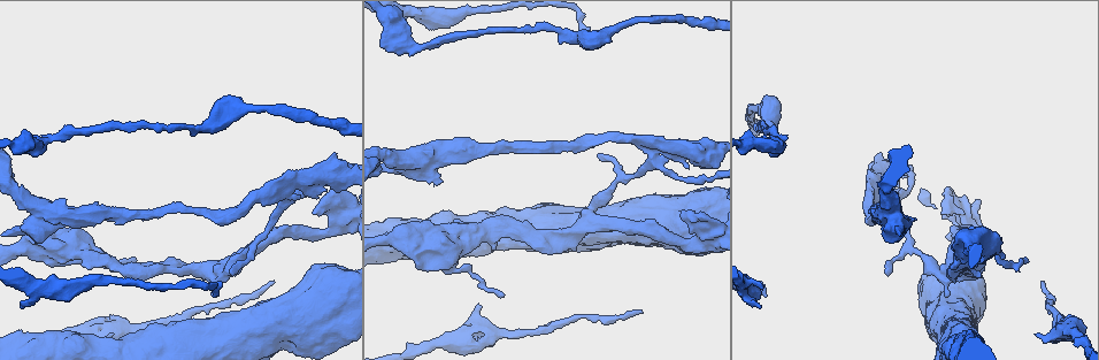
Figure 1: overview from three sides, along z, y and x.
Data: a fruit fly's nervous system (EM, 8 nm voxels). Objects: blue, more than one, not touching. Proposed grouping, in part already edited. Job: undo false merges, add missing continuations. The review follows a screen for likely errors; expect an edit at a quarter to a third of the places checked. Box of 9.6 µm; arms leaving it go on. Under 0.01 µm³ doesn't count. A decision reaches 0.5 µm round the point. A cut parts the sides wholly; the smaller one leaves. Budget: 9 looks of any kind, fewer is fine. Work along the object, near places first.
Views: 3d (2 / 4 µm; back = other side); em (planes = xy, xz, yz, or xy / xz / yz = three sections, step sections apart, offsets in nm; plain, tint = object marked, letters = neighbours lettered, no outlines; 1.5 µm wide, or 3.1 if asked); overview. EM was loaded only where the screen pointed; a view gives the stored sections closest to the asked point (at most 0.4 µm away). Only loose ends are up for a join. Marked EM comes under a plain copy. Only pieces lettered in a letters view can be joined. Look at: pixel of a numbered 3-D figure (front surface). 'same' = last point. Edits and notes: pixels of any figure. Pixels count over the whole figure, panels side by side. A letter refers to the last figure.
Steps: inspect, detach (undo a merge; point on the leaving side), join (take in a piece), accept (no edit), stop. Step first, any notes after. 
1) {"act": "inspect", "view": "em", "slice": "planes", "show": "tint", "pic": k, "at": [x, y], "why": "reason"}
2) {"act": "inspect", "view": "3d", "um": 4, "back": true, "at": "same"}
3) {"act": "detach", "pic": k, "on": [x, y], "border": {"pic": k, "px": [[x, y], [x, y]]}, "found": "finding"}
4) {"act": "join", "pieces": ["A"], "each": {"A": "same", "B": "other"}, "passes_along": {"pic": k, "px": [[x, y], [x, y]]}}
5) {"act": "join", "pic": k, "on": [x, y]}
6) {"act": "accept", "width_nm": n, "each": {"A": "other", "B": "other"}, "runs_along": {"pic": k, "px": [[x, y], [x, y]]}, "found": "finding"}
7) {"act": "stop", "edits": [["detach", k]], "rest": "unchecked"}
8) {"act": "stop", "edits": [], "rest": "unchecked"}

{"act": "inspect", "view": "em", "slice": "planes", "show": "letters", "pic": 1, "at": [211, 295], "why": "an open end"}

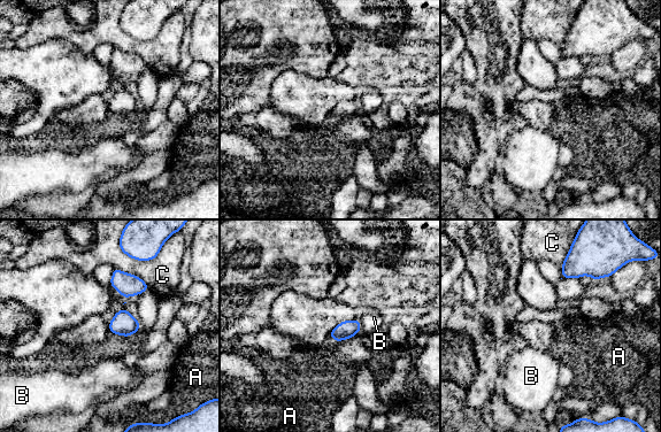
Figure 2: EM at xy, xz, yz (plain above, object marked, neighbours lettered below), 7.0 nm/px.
{"act": "accept", "each": {"A": "other", "B": "other", "C": "other"}, "border": {"pic": 2, "px": [[330, 336], [336, 341]]}, "found": "none of them fits"}

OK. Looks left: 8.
{"act": "inspect", "view": "em", "slice": "xz", "step": 8, "show": "tint", "pic": 1, "at": [287, 196], "why": "four or more arms meet"}

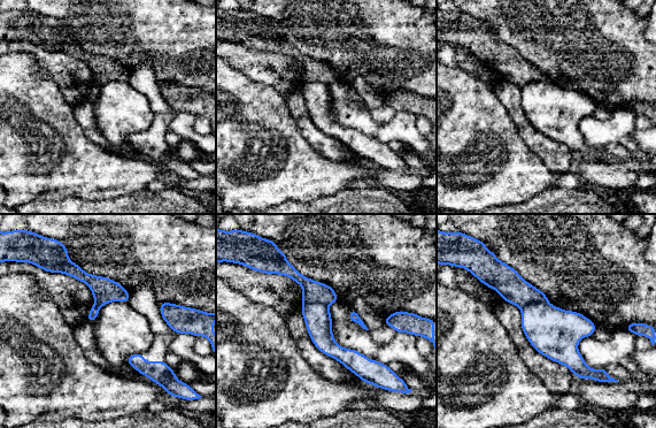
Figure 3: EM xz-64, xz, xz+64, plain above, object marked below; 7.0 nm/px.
{"act": "inspect", "view": "em", "slice": "xy", "step": 8, "show": "tint", "at": "same"}

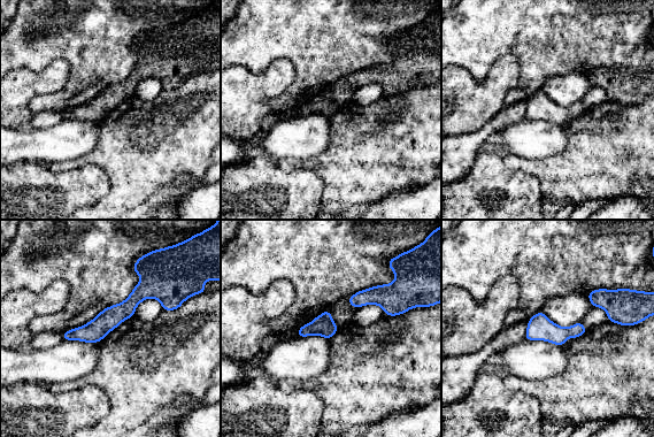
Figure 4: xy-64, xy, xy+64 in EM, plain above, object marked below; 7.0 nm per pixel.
{"act": "inspect", "view": "em", "slice": "xy", "step": 8, "show": "letters", "at": "same"}

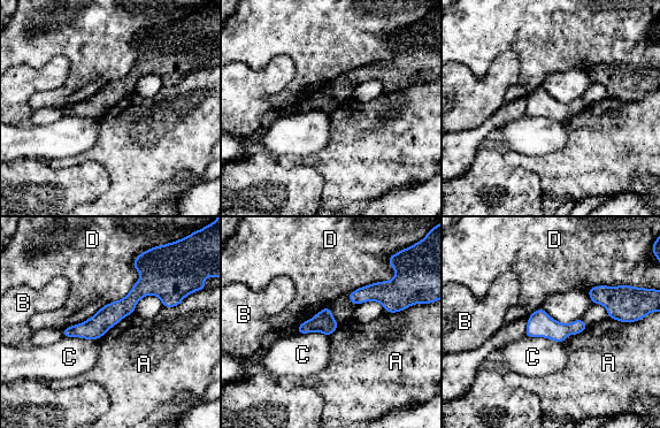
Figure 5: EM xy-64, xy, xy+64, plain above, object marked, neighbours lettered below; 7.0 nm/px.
{"act": "detach", "pic": 5, "on": [327, 312], "longest_contact_nm": ["D", 750], "each": {"A": "other", "B": "other", "C": "other", "D": "other"}, "border": {"pic": 5, "px": [[321, 311], [329, 320], [337, 325]]}, "found": "a second neuron is stuck on"}

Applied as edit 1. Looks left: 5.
{"act": "inspect", "view": "overview", "why": "redraw"}

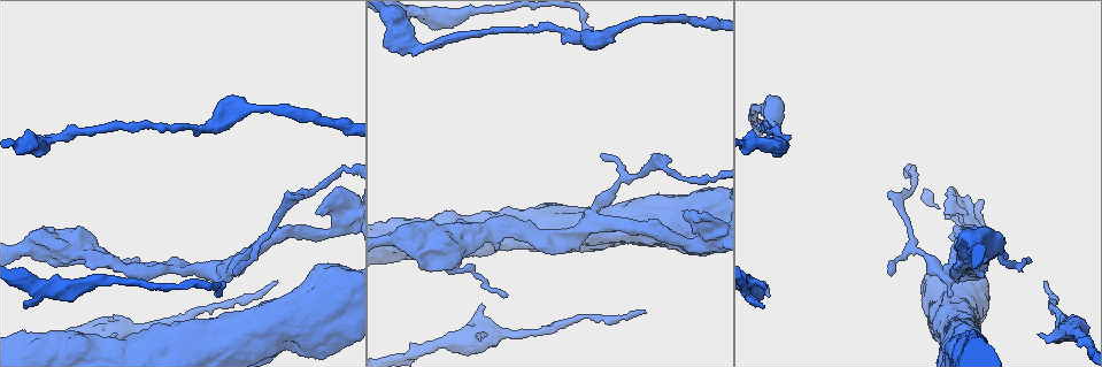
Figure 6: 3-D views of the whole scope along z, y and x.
{"act": "inspect", "view": "em", "slice": "planes", "show": "letters", "pic": 6, "at": [346, 221], "why": "calibre changes"}

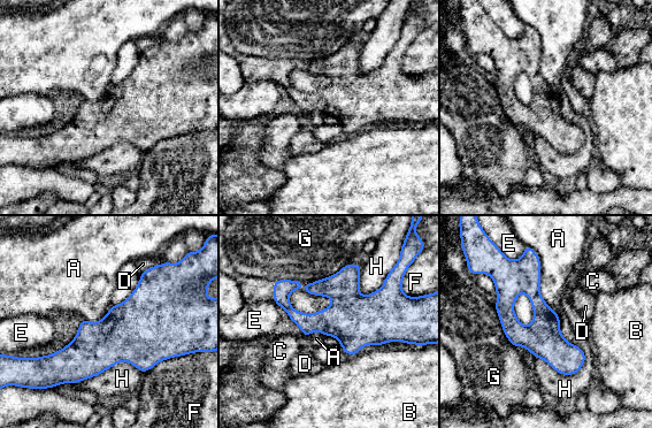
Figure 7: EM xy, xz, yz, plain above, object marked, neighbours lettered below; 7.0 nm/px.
{"act": "accept", "each": {"A": "other", "B": "other", "C": "other", "D": "other", "E": "other", "F": "other", "G": "other", "H": "other"}, "found": "continuous, no second neuron"}

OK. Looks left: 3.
{"act": "inspect", "view": "em", "slice": "xz", "step": 4, "show": "tint", "pic": 6, "at": [507, 295], "why": "an open end"}

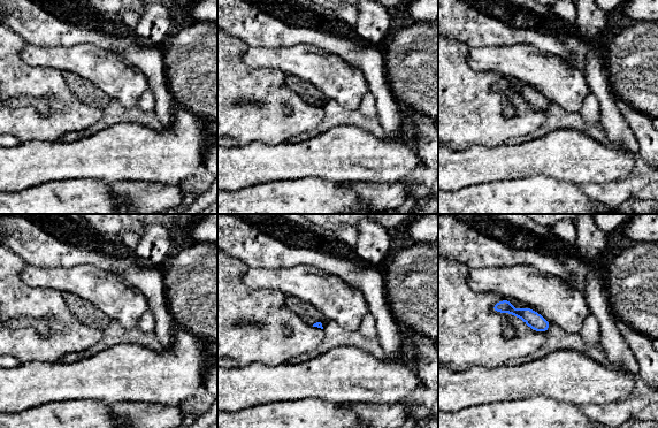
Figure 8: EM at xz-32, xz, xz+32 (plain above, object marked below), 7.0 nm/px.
{"act": "inspect", "view": "em", "slice": "planes", "show": "letters", "at": "same"}

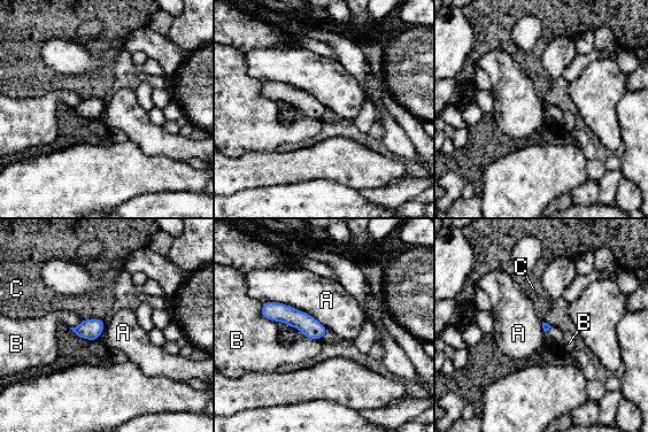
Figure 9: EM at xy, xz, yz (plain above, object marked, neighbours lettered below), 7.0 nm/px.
{"act": "accept", "each": {"A": "other", "B": "other", "C": "other"}, "runs_along": {"pic": 9, "px": [[263, 311], [285, 313], [322, 331]]}, "found": "none of them fits"}

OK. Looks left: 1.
{"act": "stop", "edits": [["detach", 5]], "rest": "unchecked"}

